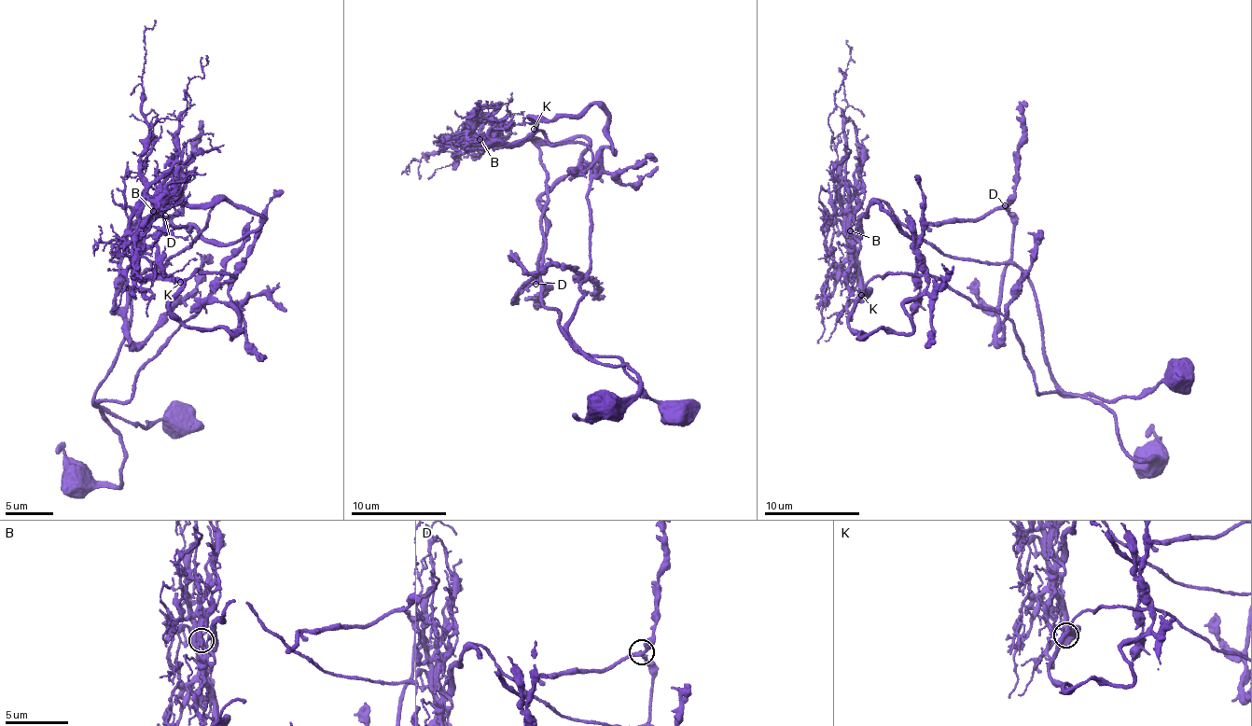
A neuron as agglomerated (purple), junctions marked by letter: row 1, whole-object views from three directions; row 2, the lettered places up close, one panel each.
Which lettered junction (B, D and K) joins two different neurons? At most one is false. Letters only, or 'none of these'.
B

